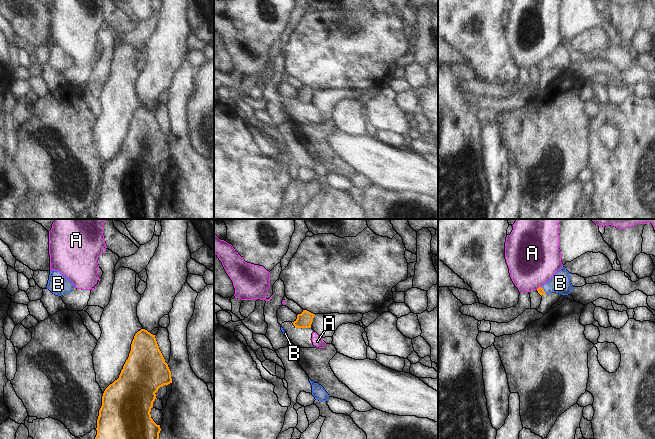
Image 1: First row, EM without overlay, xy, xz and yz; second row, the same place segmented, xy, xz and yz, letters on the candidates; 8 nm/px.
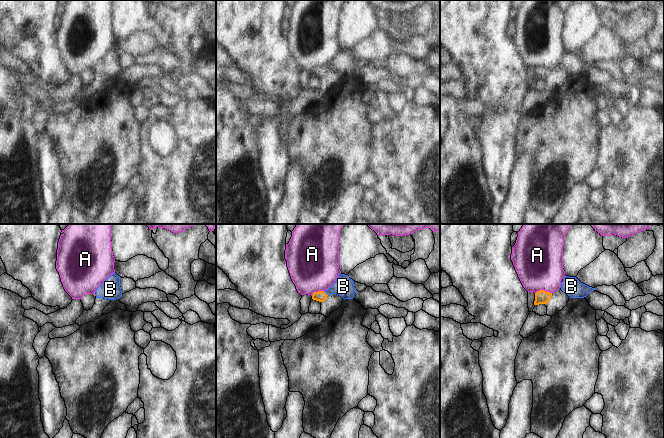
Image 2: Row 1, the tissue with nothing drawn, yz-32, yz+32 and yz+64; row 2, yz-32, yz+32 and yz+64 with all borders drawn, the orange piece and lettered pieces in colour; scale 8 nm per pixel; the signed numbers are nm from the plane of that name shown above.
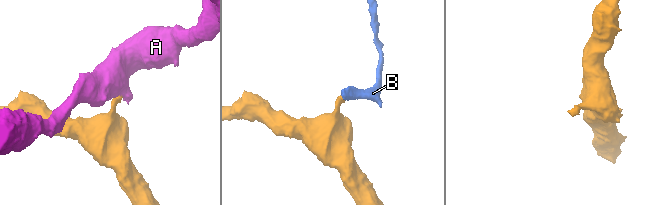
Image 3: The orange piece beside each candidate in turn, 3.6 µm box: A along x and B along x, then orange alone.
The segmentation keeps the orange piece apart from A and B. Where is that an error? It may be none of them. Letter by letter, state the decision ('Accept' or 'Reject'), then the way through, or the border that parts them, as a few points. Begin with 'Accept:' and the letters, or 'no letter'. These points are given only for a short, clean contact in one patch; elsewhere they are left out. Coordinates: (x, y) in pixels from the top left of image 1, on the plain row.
Accept: B
A: Reject. Boundary: yz (541, 62), (536, 65)
B: Accept. Path across: yz (540, 66), (543, 66), (560, 59).

